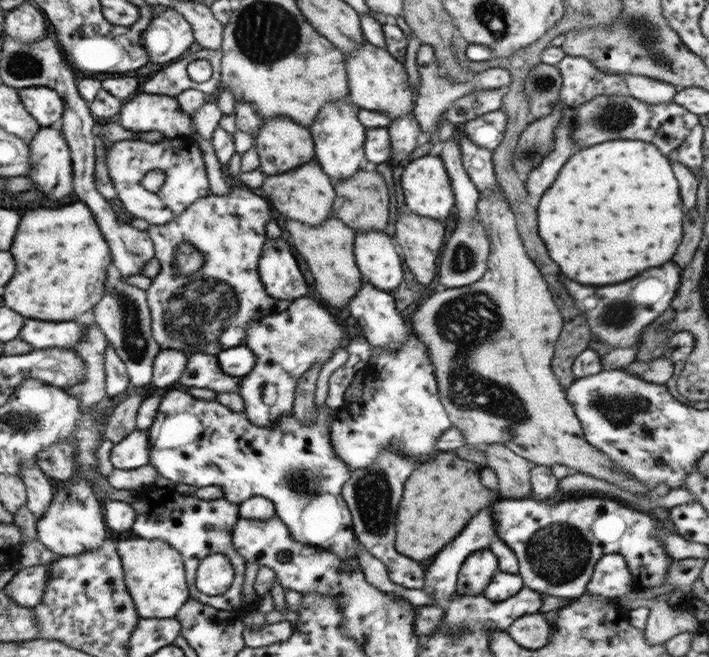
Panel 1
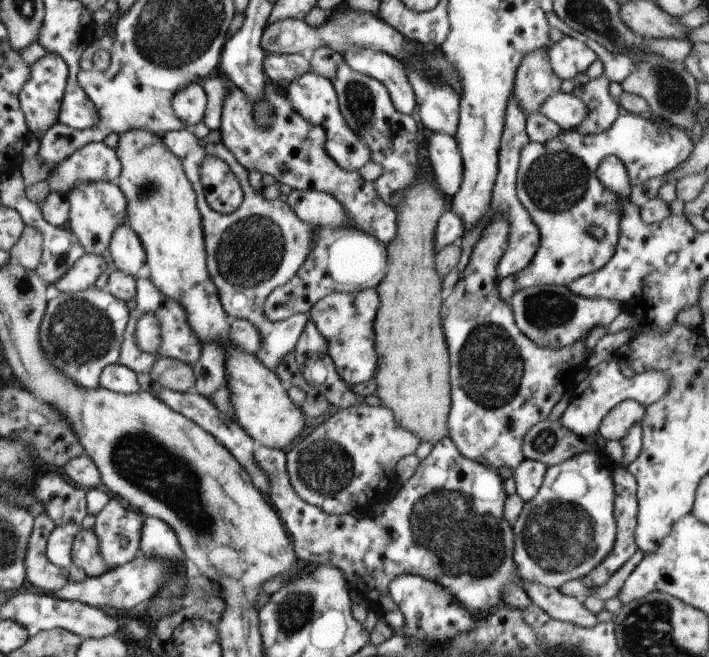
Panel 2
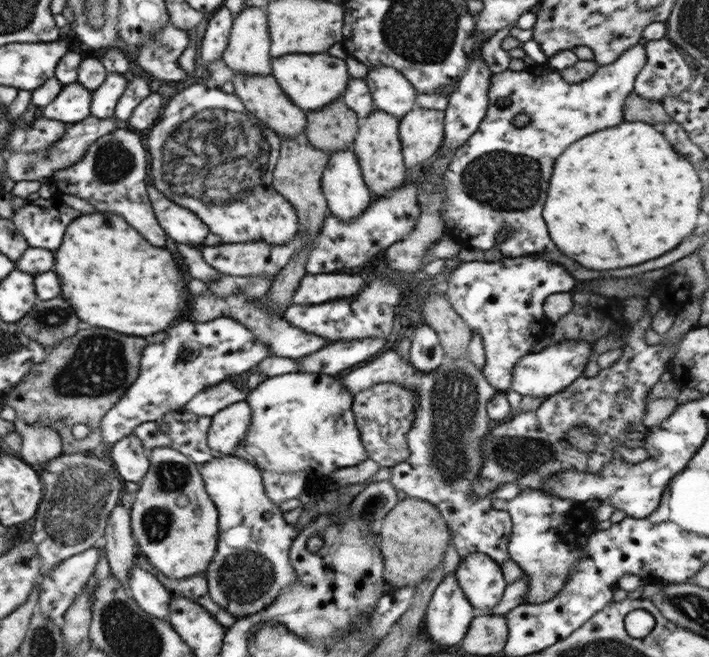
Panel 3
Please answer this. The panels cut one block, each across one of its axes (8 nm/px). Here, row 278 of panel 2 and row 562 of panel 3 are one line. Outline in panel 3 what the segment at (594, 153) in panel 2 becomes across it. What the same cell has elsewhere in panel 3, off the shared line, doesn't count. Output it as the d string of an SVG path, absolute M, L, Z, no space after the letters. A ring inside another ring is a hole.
M523 490L513 500L493 500L491 508L505 510L511 516L513 530L507 552L509 560L513 560L529 578L527 604L551 600L565 586L573 566L581 560L589 536L597 532L595 512L583 508L581 502L553 498L537 490Z

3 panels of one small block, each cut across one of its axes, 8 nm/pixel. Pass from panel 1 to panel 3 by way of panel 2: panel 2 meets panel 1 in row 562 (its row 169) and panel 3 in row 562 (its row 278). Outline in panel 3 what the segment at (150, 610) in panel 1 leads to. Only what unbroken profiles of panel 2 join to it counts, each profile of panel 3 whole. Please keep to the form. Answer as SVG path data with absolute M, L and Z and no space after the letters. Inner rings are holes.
M161 446L147 452L149 470L141 478L131 512L131 534L135 548L143 552L159 572L171 580L203 574L219 540L219 510L207 496L201 470L181 452Z

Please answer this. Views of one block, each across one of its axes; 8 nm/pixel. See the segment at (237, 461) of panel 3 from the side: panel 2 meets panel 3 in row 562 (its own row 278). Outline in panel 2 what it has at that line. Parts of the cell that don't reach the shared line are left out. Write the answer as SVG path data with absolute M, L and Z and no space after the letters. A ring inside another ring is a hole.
M189 128L177 130L177 132L167 132L161 138L163 138L163 144L169 148L169 152L173 152L181 160L183 172L197 194L197 208L201 214L205 254L207 254L205 256L207 274L217 290L219 302L229 320L245 320L257 328L257 332L261 336L261 348L255 352L255 358L273 372L283 362L283 358L295 350L295 344L297 344L305 324L309 322L309 316L295 314L283 322L271 322L265 316L265 300L275 288L285 286L303 266L303 262L309 258L309 254L313 250L315 228L311 224L303 222L291 210L291 206L287 202L267 200L263 196L263 190L255 190L249 184L247 170L235 160L235 156L223 146L223 142L199 144L199 138L195 138ZM207 154L221 158L231 168L231 172L237 176L237 180L241 184L243 202L231 214L219 214L207 206L207 200L203 196L201 178L199 178L199 168Z

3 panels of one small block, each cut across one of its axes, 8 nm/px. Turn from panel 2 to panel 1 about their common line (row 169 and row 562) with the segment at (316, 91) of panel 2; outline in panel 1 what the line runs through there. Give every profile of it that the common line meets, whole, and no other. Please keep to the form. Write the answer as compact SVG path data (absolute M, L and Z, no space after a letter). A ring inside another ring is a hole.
M171 390L159 400L157 416L147 430L147 448L149 448L149 466L167 480L177 484L187 484L199 488L221 488L223 498L229 504L241 504L253 496L267 498L275 506L275 516L285 524L291 540L307 546L321 548L335 554L343 562L345 572L361 568L361 548L353 534L351 512L341 496L343 486L351 478L351 468L337 456L331 444L331 430L327 424L333 422L335 410L327 404L317 408L313 420L297 420L295 414L281 416L273 426L255 426L245 412L233 412L227 406L217 402L195 400L183 390Z

